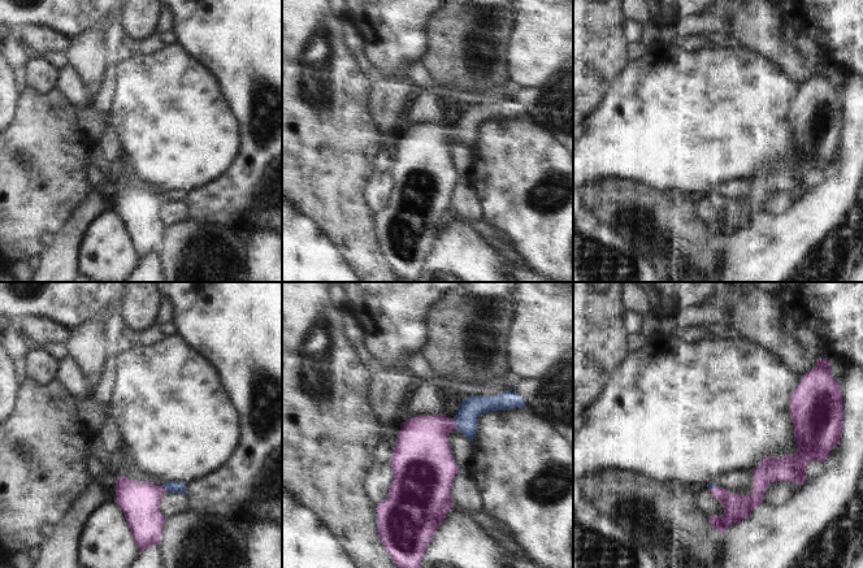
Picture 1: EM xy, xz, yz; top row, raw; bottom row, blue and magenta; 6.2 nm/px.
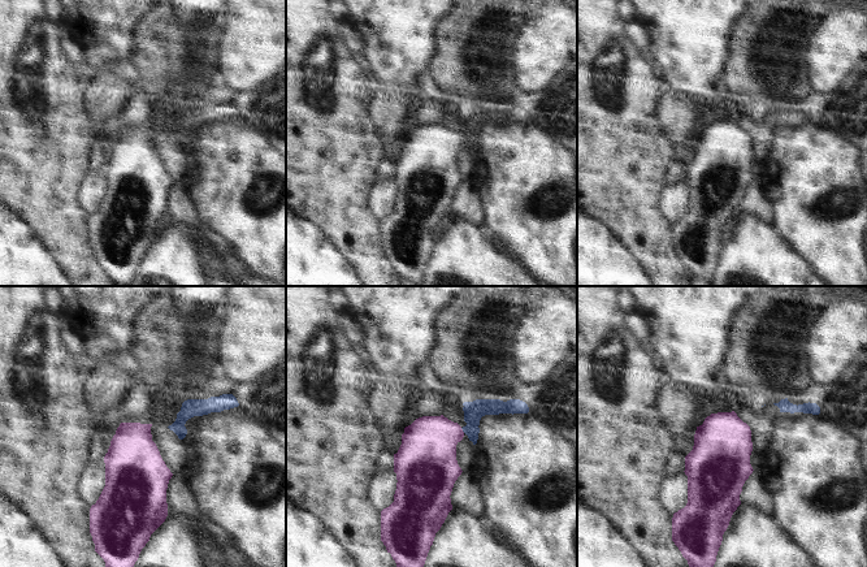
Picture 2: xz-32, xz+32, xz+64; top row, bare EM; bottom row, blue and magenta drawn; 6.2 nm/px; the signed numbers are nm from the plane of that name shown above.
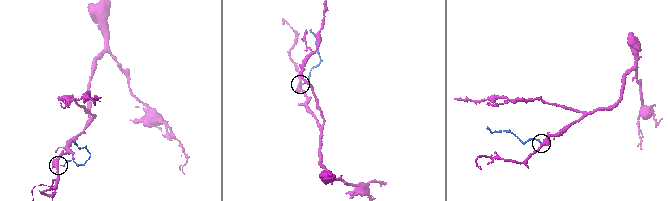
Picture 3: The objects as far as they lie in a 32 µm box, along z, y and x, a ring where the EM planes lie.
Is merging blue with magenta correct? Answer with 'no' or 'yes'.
yes

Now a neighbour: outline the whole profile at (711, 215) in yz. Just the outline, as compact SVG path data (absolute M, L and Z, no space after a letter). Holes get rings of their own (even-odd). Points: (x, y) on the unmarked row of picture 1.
M707 194L693 195L691 203L694 204L694 209L698 216L707 225L721 225L724 222L724 217L720 209L712 205L711 199Z

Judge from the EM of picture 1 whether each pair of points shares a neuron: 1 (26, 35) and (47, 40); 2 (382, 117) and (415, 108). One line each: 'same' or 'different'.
1: same
2: different

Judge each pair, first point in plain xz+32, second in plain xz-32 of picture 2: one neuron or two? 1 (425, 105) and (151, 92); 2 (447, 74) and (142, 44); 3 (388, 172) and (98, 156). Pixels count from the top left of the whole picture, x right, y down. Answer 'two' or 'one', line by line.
1: two
2: one
3: one

